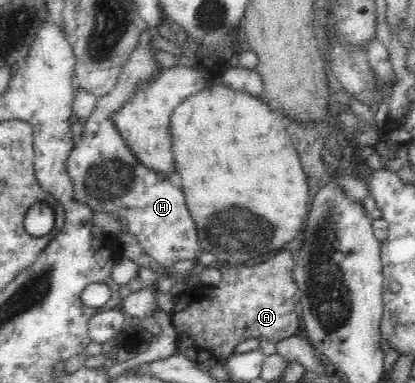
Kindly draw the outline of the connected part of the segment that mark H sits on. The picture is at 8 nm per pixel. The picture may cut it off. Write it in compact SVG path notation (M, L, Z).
M142 39L123 66L116 86L96 101L95 109L83 119L84 130L80 140L73 143L67 155L67 174L71 178L74 201L83 203L93 214L110 214L133 235L140 246L157 264L173 269L178 262L195 261L202 253L198 243L197 227L189 214L186 200L176 179L159 174L143 165L123 141L109 115L117 111L135 91L139 81L159 73L159 65L151 60L153 47Z

